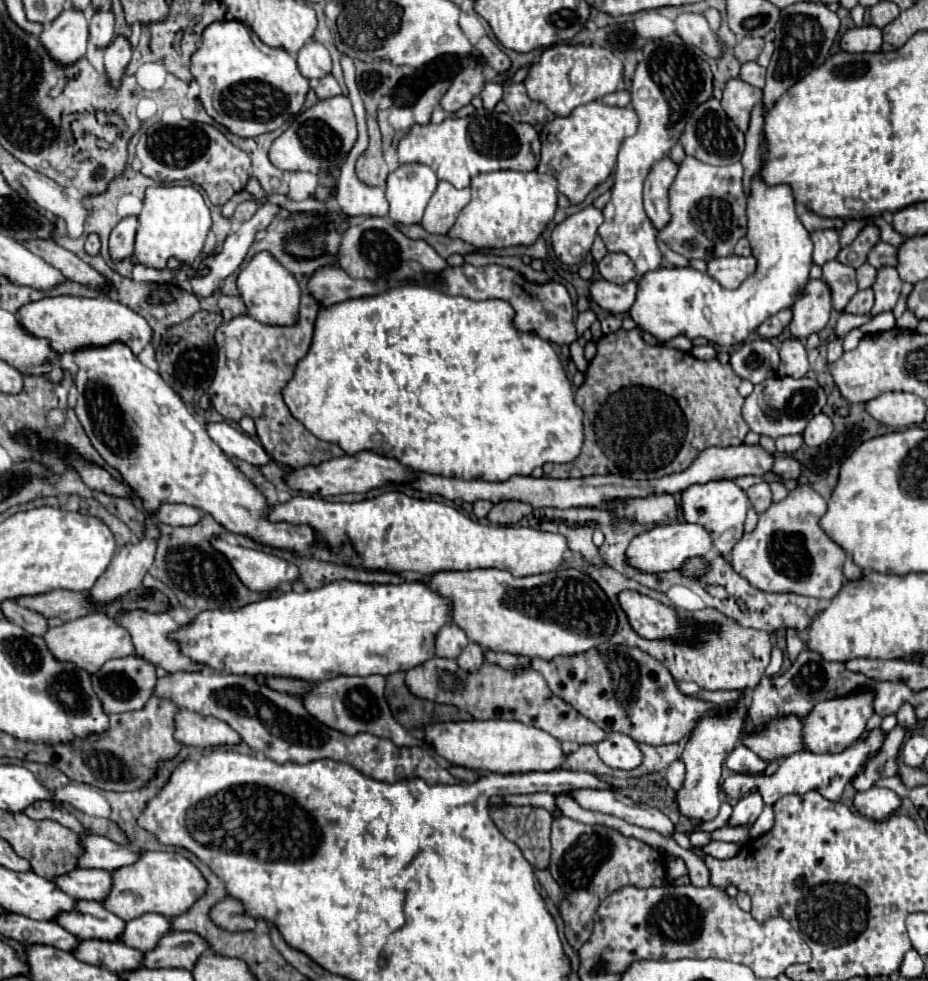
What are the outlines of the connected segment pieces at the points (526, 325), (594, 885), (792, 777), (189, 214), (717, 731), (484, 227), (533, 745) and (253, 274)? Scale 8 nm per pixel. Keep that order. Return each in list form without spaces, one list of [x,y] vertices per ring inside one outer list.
[[[489,264],[489,266],[459,266],[459,268],[447,268],[443,270],[443,282],[439,284],[445,294],[451,296],[465,296],[471,300],[487,300],[487,298],[499,298],[509,302],[515,308],[515,326],[519,330],[533,330],[537,332],[543,340],[555,342],[559,346],[571,344],[577,340],[577,330],[573,322],[573,302],[569,298],[569,292],[565,290],[563,284],[549,282],[549,284],[531,284],[527,282],[519,272],[515,276],[515,270],[499,266],[499,264]]]
[[[561,816],[553,820],[551,846],[549,872],[565,892],[565,900],[559,904],[559,910],[565,920],[565,936],[577,950],[589,940],[593,932],[593,918],[601,900],[623,886],[653,888],[665,884],[665,866],[661,862],[661,854],[655,854],[655,850],[641,840],[625,838],[617,830],[589,824],[571,824],[571,818]]]
[[[877,728],[869,734],[867,740],[857,740],[853,746],[849,746],[847,750],[839,752],[839,754],[811,754],[811,752],[795,752],[791,756],[787,756],[781,764],[779,764],[779,770],[773,774],[773,776],[765,776],[765,774],[731,774],[723,784],[723,792],[729,796],[729,798],[743,798],[745,794],[749,794],[753,790],[753,786],[761,792],[765,804],[775,804],[781,796],[785,794],[805,794],[805,792],[811,792],[811,790],[817,790],[821,792],[827,800],[833,800],[837,802],[843,794],[843,788],[853,780],[853,776],[859,772],[861,764],[865,764],[865,758],[871,754],[871,752],[877,752],[881,748],[885,740],[885,734]]]
[[[193,186],[147,188],[143,210],[139,214],[135,258],[139,264],[155,270],[167,270],[169,258],[177,258],[185,262],[185,266],[191,266],[203,252],[209,228],[211,228],[211,214],[197,188]]]
[[[741,696],[733,706],[727,708],[727,714],[723,716],[707,716],[695,726],[695,730],[689,736],[689,742],[685,744],[681,760],[687,762],[687,776],[683,788],[677,792],[679,798],[679,810],[681,814],[697,820],[697,822],[707,822],[713,820],[719,812],[721,800],[719,800],[719,780],[721,780],[721,766],[731,754],[731,750],[739,744],[739,732],[743,728],[743,714],[747,710],[745,698]]]
[[[513,170],[487,172],[471,180],[471,194],[471,202],[461,210],[449,236],[475,248],[529,246],[543,234],[557,210],[557,182],[551,174]]]
[[[473,720],[473,722],[447,722],[425,728],[427,742],[433,746],[433,752],[457,766],[469,766],[479,772],[497,772],[497,774],[517,774],[517,772],[551,772],[561,768],[565,752],[561,742],[539,730],[515,720]]]
[[[259,252],[249,260],[237,278],[237,288],[251,318],[271,326],[293,326],[297,322],[301,288],[293,274],[289,274],[269,252]]]

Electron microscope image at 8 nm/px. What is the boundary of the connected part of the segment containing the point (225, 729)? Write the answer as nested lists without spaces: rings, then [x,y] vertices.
[[[181,708],[175,718],[175,738],[187,746],[199,746],[199,748],[213,748],[213,746],[235,746],[241,742],[241,736],[223,720],[207,718],[203,714],[191,712],[187,708]]]

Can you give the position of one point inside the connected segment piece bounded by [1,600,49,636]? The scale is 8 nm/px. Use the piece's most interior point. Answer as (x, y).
(33, 622)

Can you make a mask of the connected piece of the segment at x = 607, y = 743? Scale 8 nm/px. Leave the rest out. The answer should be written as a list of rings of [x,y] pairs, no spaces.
[[[609,732],[603,742],[597,744],[601,760],[611,768],[631,770],[641,764],[641,750],[637,742],[621,732]]]

